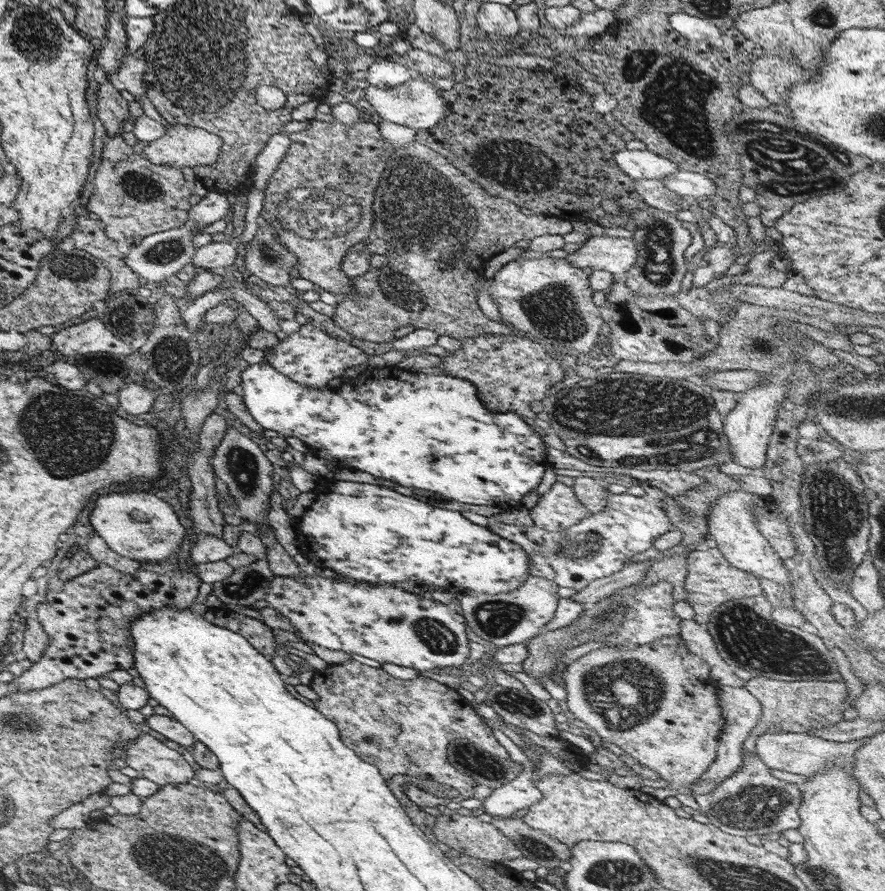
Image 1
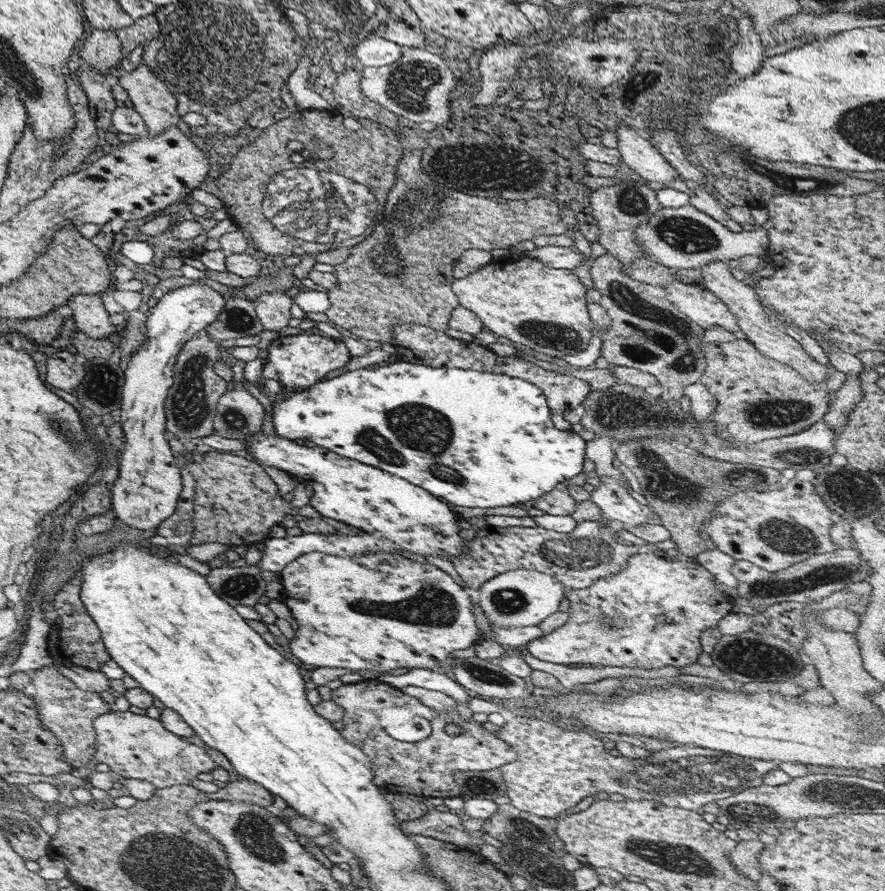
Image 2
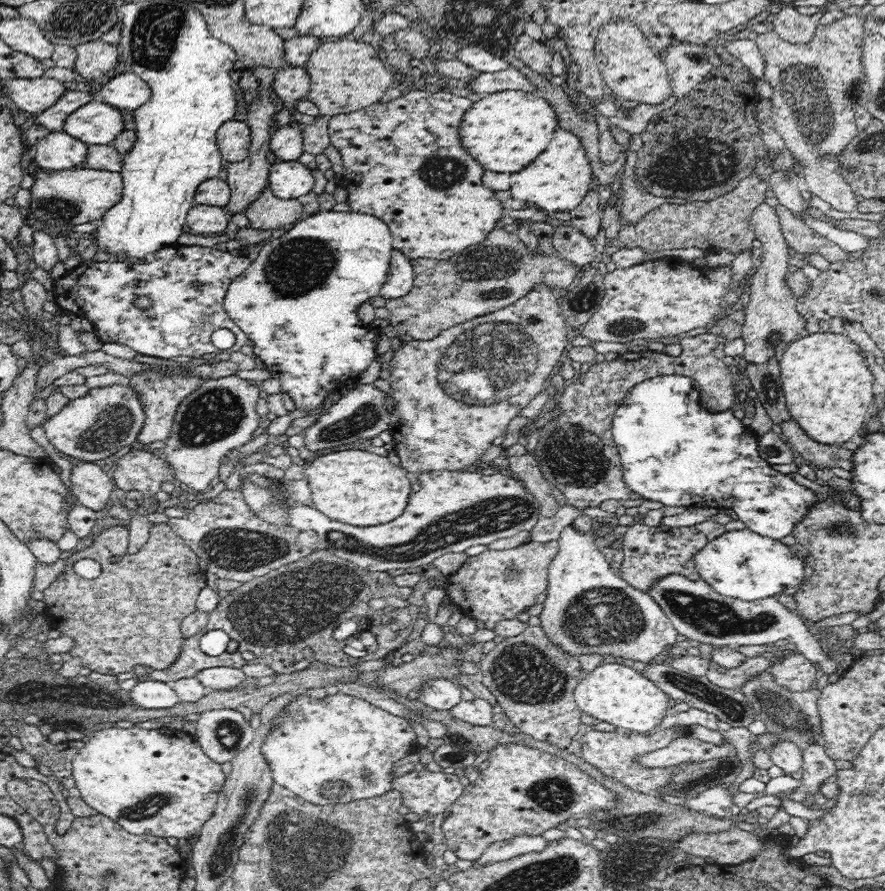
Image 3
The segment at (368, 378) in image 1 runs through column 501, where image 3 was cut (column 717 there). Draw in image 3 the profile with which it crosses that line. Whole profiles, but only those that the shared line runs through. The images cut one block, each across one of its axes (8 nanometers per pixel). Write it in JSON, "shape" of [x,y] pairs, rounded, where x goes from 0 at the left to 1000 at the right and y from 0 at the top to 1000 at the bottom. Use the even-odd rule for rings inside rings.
{"shape":[[[767,420],[744,422],[728,426],[712,437],[711,444],[701,453],[701,457],[694,464],[690,488],[695,495],[698,511],[704,526],[704,536],[710,548],[713,548],[729,561],[739,561],[748,563],[750,568],[774,568],[774,569],[795,569],[795,570],[827,570],[829,577],[833,577],[834,584],[838,584],[849,597],[861,603],[881,607],[888,602],[895,599],[899,585],[908,579],[911,571],[923,560],[922,556],[915,549],[906,547],[904,543],[893,539],[890,534],[875,530],[870,526],[870,521],[863,515],[856,513],[856,492],[853,490],[838,473],[827,467],[827,462],[805,464],[792,456],[790,431],[782,424]]]}

